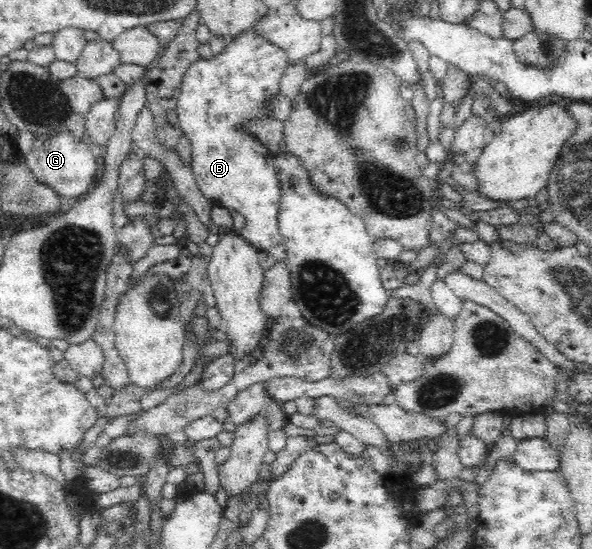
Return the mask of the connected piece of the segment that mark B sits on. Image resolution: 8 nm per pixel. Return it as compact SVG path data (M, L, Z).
M249 29L227 42L227 46L217 56L199 57L189 66L183 77L177 102L179 124L183 134L187 135L191 142L190 165L201 193L209 202L241 214L246 220L239 234L254 248L265 252L283 242L279 233L281 185L274 167L274 154L265 148L256 136L239 126L249 119L273 119L266 114L266 106L270 98L280 92L279 82L287 66L288 56L285 51L263 38L254 29Z

